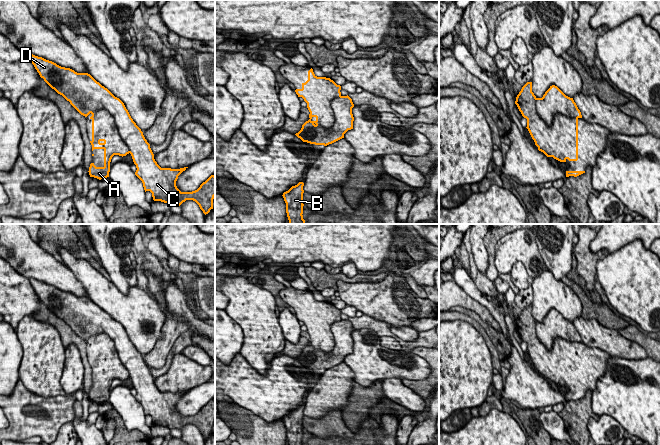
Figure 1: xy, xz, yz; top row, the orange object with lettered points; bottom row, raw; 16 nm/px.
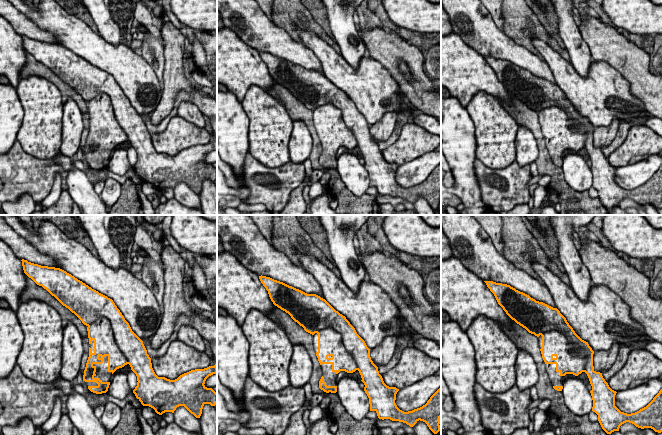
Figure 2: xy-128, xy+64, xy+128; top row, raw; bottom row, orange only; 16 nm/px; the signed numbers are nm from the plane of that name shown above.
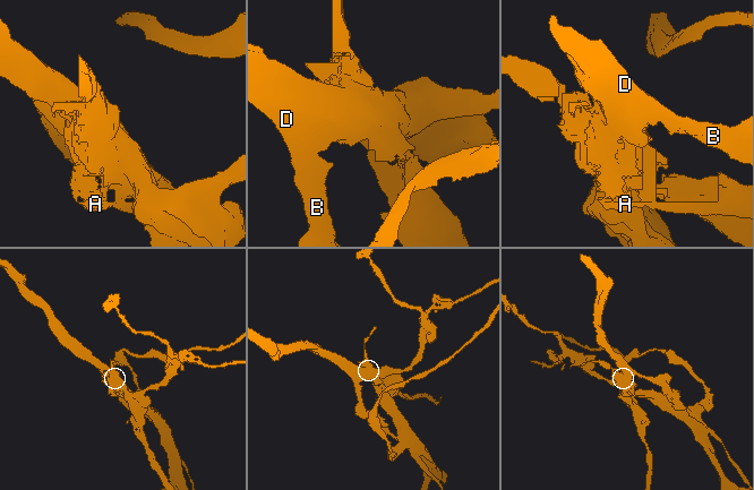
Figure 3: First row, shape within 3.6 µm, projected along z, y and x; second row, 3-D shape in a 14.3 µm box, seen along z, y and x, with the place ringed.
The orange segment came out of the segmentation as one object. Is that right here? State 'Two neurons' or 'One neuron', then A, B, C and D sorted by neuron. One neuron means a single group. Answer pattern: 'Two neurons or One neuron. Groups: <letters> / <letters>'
Two neurons. Groups: A / B C D

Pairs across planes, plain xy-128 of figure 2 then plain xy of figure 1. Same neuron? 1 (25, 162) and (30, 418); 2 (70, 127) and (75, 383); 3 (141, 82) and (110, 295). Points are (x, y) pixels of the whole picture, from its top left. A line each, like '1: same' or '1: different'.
1: same
2: same
3: same

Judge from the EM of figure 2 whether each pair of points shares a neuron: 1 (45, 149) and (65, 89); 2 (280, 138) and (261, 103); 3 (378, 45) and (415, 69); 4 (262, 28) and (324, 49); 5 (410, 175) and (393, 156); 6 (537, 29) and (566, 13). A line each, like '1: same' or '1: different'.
1: different
2: same
3: same
4: different
5: different
6: different

